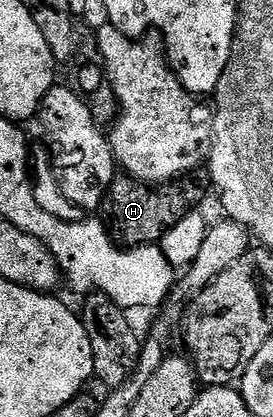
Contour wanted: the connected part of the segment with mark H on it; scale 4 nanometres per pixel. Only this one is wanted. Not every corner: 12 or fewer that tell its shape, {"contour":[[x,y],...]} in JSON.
{"contour":[[191,173],[155,187],[119,174],[104,200],[111,236],[161,244],[203,206]]}

